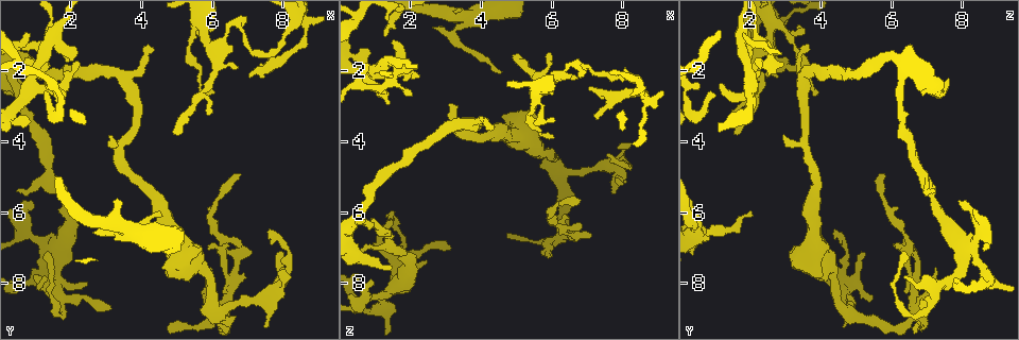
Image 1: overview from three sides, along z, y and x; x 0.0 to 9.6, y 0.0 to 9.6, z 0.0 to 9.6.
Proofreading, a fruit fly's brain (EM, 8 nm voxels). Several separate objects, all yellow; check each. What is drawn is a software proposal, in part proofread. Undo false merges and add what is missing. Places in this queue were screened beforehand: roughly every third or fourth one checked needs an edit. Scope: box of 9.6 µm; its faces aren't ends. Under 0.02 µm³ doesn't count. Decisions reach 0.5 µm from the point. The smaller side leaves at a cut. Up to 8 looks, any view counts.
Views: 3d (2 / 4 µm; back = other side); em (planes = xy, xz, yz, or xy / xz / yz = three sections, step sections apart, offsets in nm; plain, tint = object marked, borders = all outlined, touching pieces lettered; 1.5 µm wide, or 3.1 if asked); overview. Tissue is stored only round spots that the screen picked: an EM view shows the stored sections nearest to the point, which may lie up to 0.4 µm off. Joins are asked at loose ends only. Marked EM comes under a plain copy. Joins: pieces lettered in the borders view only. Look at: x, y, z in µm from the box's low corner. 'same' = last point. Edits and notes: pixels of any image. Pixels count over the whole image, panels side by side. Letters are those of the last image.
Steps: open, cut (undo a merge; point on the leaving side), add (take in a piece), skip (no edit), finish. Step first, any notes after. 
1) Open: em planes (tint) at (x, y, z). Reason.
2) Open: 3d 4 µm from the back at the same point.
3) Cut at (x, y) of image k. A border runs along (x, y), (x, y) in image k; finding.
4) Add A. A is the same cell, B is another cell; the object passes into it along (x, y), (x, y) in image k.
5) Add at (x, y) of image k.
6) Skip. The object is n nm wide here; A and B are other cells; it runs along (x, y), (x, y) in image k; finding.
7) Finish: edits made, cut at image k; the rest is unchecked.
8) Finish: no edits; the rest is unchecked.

Open: 3d 2 µm from the back at (2.70, 6.60, 0.70). Thin end.

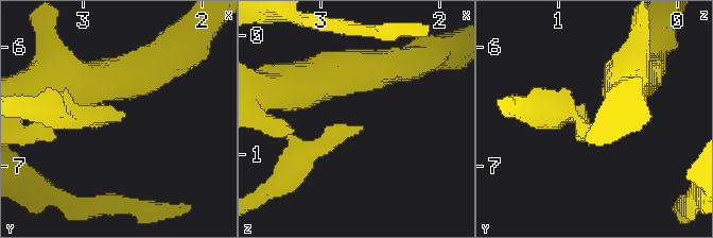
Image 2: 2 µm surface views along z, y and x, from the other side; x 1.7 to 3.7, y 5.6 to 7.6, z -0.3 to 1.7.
Open: em planes (borders) at (2.68, 6.54, 0.76). Now the EM.

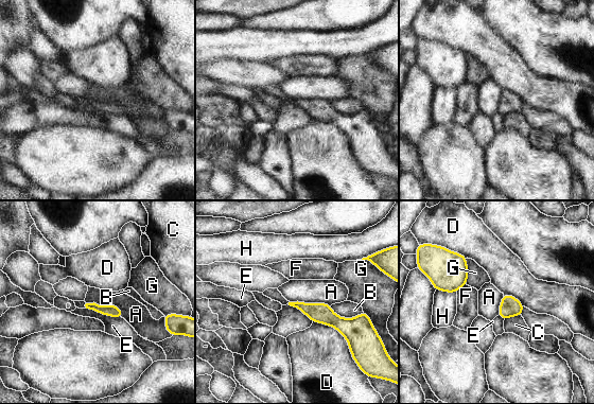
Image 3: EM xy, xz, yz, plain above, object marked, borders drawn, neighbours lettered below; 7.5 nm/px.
Skip. The longest contact is with D, 340 nm; A, B, C, D, E, F, G and H are other cells; no lettered piece goes on from it.

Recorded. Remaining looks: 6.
Open: 3d 2 µm at (0.75, 3.30, 1.40). An open end.

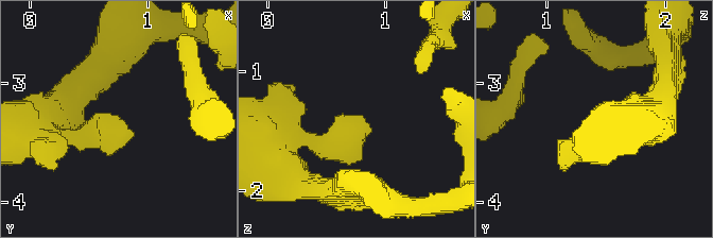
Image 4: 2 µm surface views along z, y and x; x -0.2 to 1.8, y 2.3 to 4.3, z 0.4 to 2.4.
Open: em planes (borders) at (0.78, 3.36, 1.40). Need the tissue.

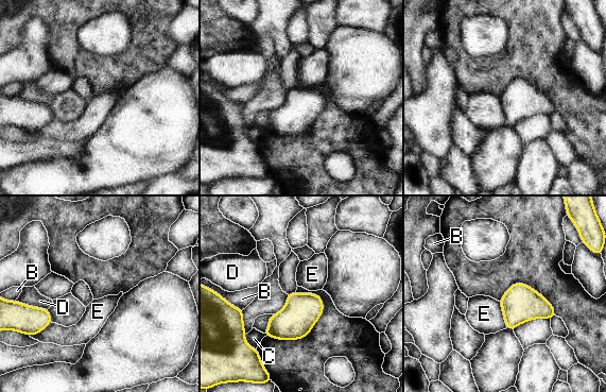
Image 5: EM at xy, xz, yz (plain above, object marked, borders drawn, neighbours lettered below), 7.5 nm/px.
Skip. The object is 280 nm wide here; B, C, D and E are other cells; no lettered piece goes on from it.

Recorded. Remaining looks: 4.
Open: 3d 4 µm at (2.20, 1.80, 2.20). An open end.

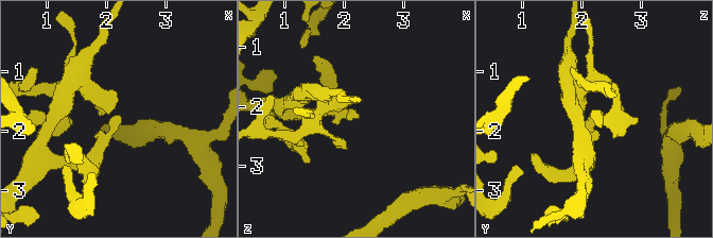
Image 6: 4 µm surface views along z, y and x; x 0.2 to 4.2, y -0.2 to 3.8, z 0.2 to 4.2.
Open: em yz step 8 (tint) at (2.20, 1.75, 2.15). Now the EM.

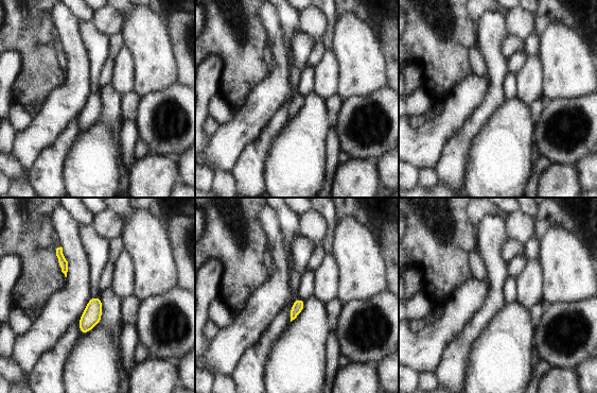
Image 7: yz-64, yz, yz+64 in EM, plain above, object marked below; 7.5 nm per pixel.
Open: em yz step 8 (borders) at the same point.

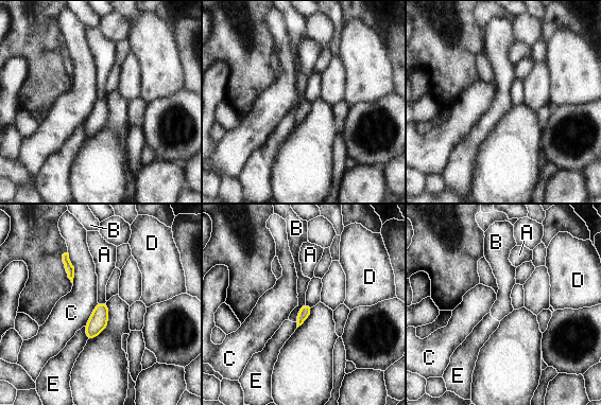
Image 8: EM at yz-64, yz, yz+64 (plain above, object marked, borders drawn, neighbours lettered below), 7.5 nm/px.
Skip. A, B, C, D and E are other cells; a border runs along (305, 303), (299, 309), (296, 321) in image 8; none of them fits.

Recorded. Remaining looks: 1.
Finish: no edits; the rest is unchecked.

